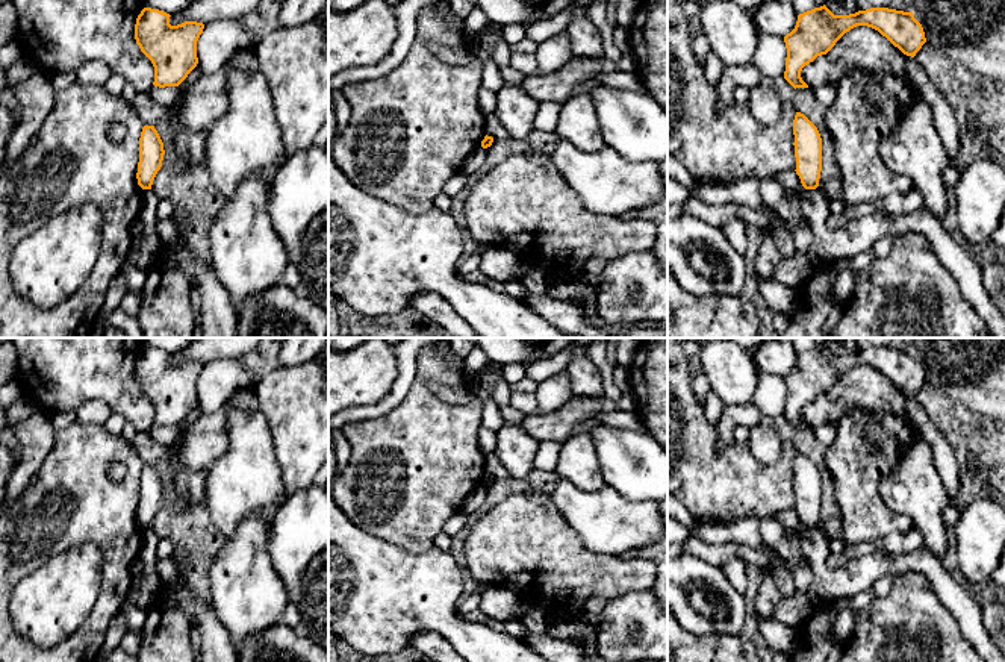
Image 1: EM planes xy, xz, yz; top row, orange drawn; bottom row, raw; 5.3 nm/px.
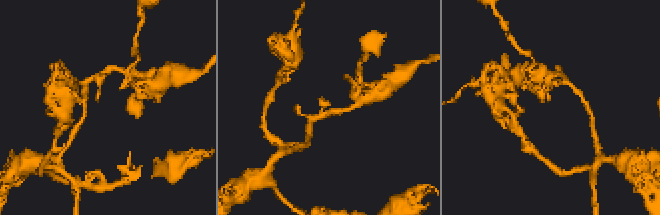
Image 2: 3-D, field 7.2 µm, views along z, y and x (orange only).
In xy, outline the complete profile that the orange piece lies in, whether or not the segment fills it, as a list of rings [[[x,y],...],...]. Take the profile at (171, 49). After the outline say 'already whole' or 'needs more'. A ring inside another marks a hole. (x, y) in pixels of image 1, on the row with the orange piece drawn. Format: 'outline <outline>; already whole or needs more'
outline [[[144,8],[136,18],[135,39],[154,67],[154,86],[179,86],[197,67],[197,41],[204,24],[170,24],[170,14]]]; already whole

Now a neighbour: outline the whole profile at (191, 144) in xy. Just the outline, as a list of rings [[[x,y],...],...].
[[[195,67],[188,77],[177,86],[179,98],[173,106],[168,106],[168,114],[174,120],[176,133],[174,141],[177,151],[183,156],[185,164],[197,167],[206,161],[206,130],[189,130],[180,124],[177,109],[182,95],[191,88],[200,77],[201,71]]]

